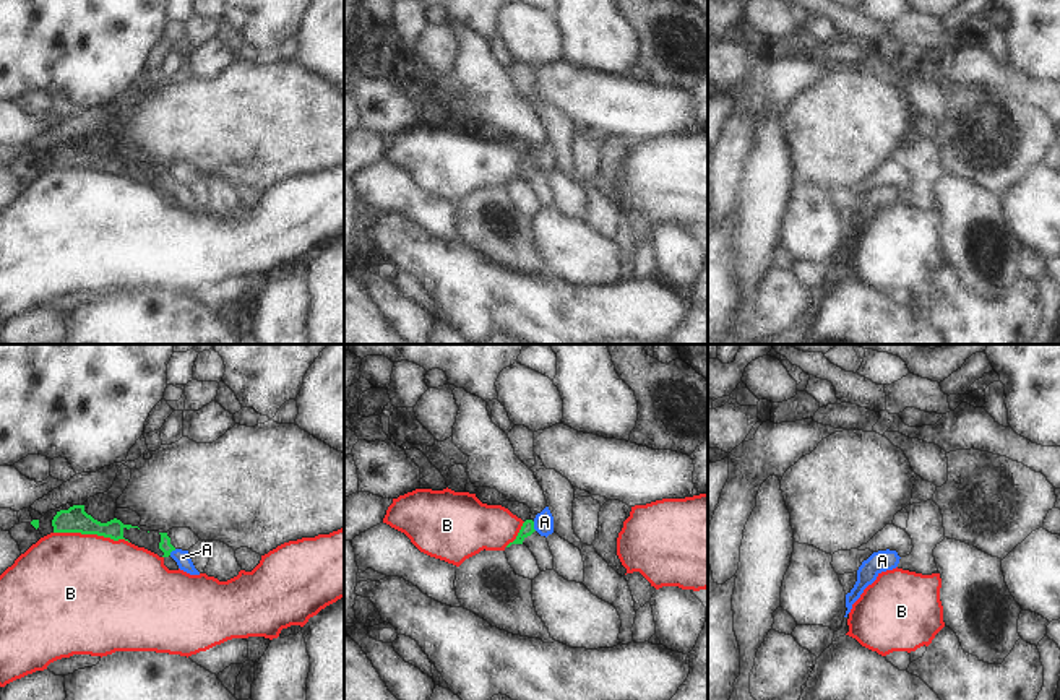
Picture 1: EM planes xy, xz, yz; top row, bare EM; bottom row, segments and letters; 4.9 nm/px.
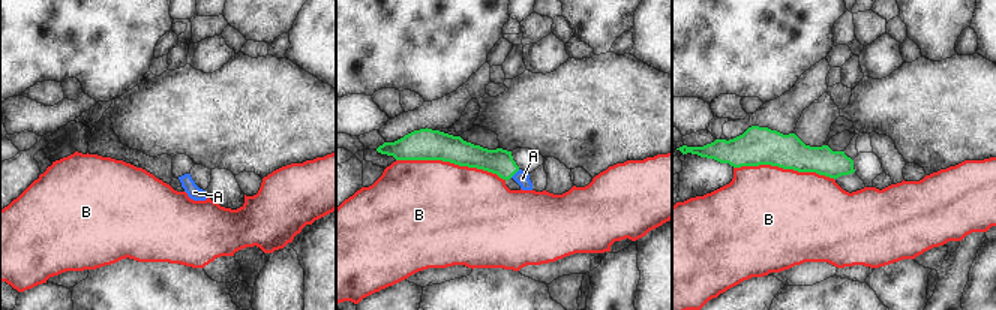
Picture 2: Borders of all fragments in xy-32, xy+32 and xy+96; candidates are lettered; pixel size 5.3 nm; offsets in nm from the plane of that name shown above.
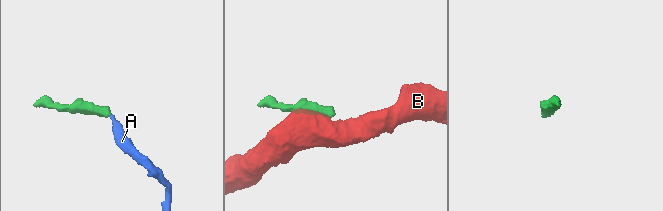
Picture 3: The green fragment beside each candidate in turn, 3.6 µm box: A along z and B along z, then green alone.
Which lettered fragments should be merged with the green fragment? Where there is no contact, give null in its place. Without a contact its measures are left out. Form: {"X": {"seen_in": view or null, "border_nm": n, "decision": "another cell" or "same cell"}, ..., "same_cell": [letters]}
{"A": {"seen_in": "xz", "border_nm": 50, "decision": "same cell"}, "B": {"seen_in": "xy", "border_nm": 380, "decision": "another cell"}, "same_cell": ["A"]}

